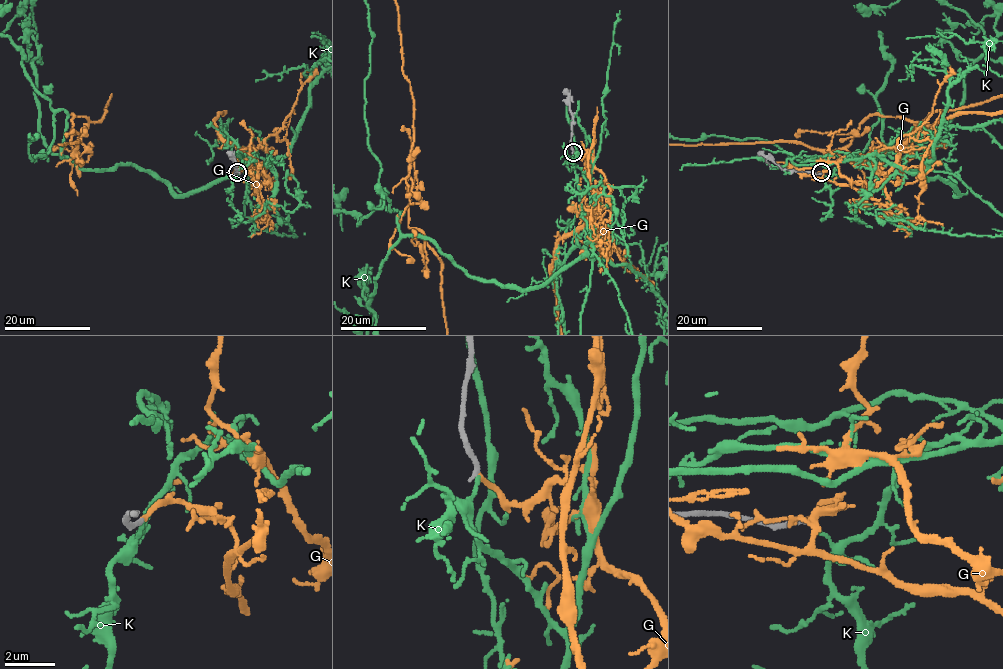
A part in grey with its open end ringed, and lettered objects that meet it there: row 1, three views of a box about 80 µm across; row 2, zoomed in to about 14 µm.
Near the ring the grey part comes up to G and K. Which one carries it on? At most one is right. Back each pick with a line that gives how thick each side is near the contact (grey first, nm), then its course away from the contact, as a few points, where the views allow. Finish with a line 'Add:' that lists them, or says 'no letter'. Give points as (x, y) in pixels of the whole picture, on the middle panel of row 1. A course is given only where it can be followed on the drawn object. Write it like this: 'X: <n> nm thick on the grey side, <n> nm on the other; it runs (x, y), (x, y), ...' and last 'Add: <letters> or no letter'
G: 200 nm thick on the grey side, 190 nm on the other
Add: G

